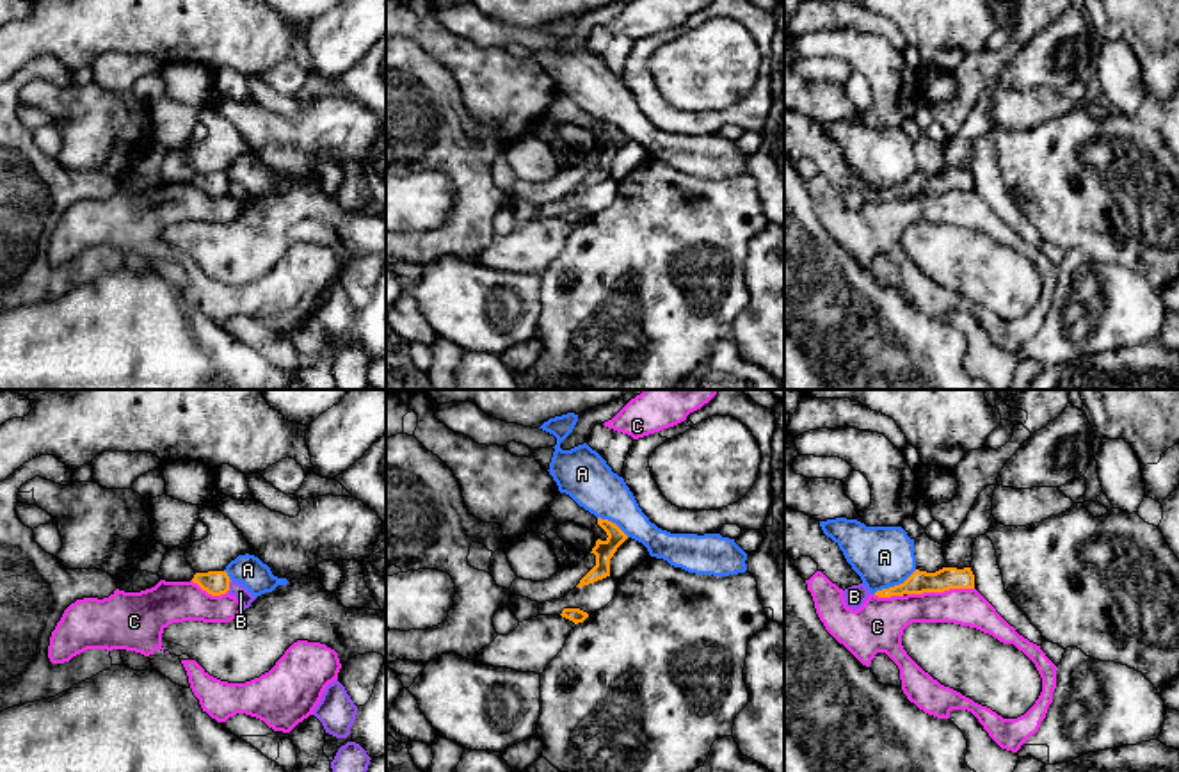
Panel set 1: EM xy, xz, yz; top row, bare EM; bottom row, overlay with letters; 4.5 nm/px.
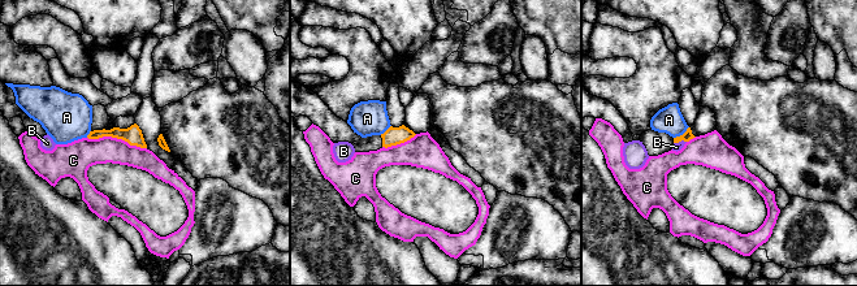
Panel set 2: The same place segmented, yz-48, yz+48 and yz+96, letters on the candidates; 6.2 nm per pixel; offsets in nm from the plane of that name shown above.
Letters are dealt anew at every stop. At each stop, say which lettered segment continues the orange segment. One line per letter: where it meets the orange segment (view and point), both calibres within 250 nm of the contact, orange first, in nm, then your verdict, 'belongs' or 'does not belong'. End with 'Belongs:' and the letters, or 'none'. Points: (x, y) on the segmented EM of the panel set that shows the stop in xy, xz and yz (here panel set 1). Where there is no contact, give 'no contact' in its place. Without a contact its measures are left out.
A: meets orange in yz at (895, 586); 100 nm thick on the orange side, 280 nm on the other; does not belong
B: meets orange in xy at (228, 586); 110 nm thick on the orange side, 70 nm on the other; does not belong
C: meets orange in yz at (939, 591); 100 nm thick on the orange side, 170 nm on the other; does not belong
Belongs: none

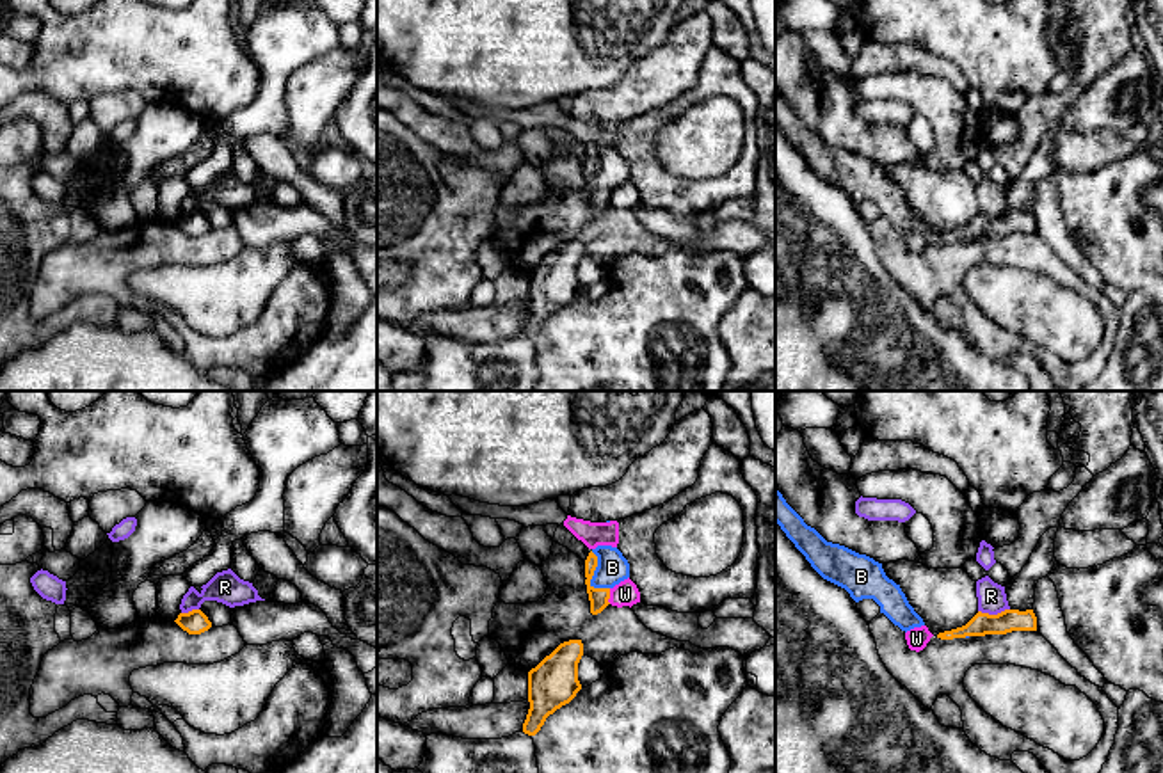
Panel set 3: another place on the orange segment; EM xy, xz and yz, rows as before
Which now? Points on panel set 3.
B: meets orange in xz at (593, 574); 90 nm thick on the orange side, 140 nm on the other; belongs
R: meets orange in yz at (993, 615); 100 nm thick on the orange side, 130 nm on the other; does not belong
W: meets orange in xz at (609, 596); 90 nm thick on the orange side, 110 nm on the other; does not belong
Belongs: B

